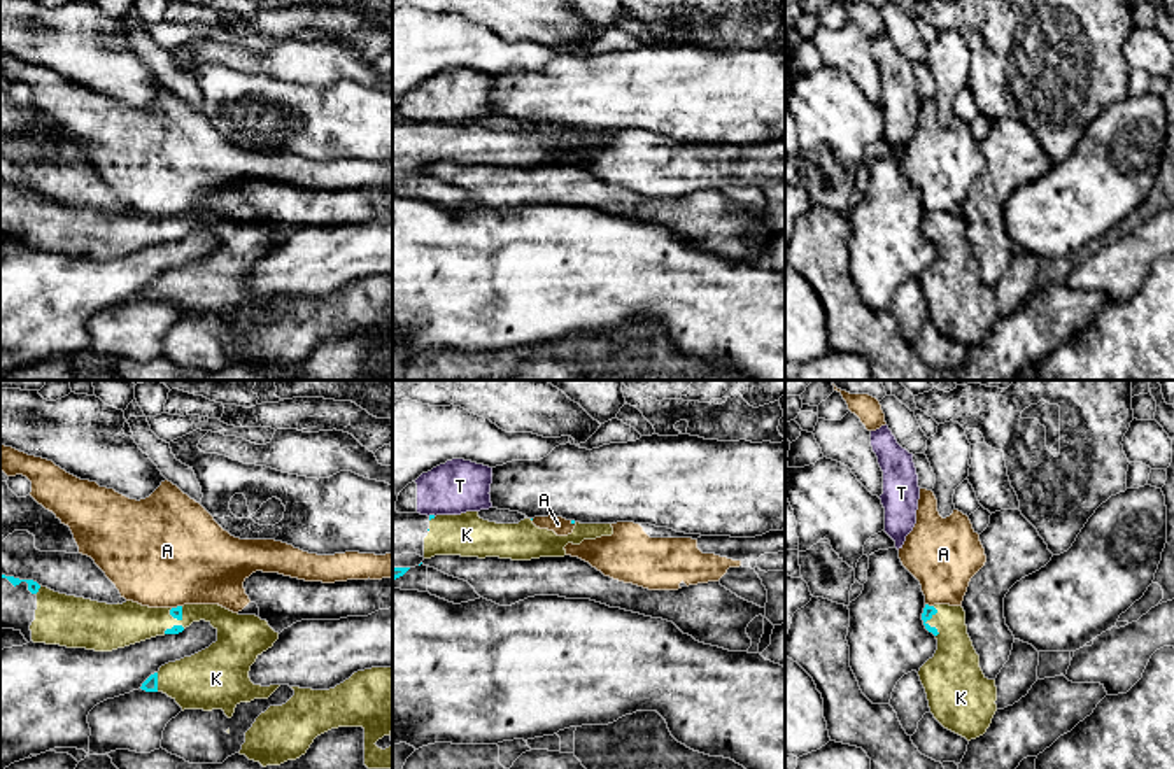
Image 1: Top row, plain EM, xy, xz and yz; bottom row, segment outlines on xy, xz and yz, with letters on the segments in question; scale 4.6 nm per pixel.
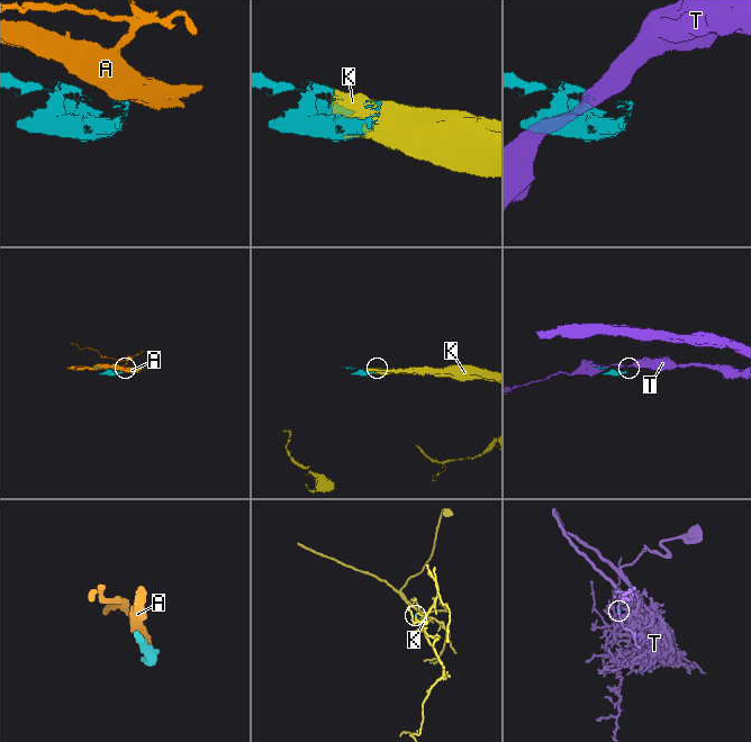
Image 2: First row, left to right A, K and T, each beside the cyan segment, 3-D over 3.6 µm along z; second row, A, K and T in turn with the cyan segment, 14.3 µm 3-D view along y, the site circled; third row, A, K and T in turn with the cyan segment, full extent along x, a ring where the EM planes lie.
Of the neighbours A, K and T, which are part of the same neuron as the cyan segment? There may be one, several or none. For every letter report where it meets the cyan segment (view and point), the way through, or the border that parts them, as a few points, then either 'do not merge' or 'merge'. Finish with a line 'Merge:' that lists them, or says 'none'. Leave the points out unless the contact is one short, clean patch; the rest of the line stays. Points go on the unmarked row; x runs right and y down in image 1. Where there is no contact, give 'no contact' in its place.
A: yz (927, 212) | along yz (926, 211), (933, 214) | do not merge
K: yz (927, 232) | merge
T: xz (431, 123) | along xz (428, 123), (435, 123) | do not merge
Merge: K

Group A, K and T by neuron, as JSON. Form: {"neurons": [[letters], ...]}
{"neurons": [["A"], ["K"], ["T"]]}

